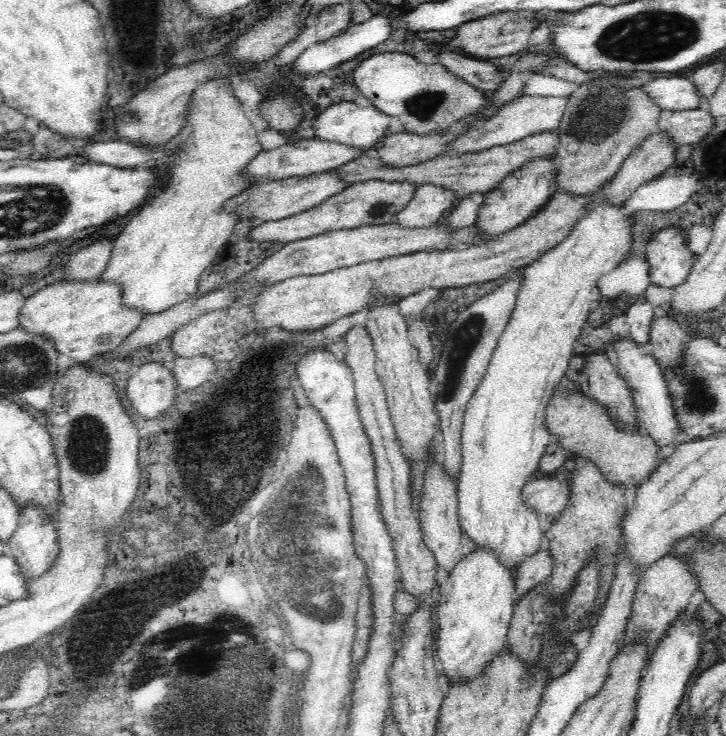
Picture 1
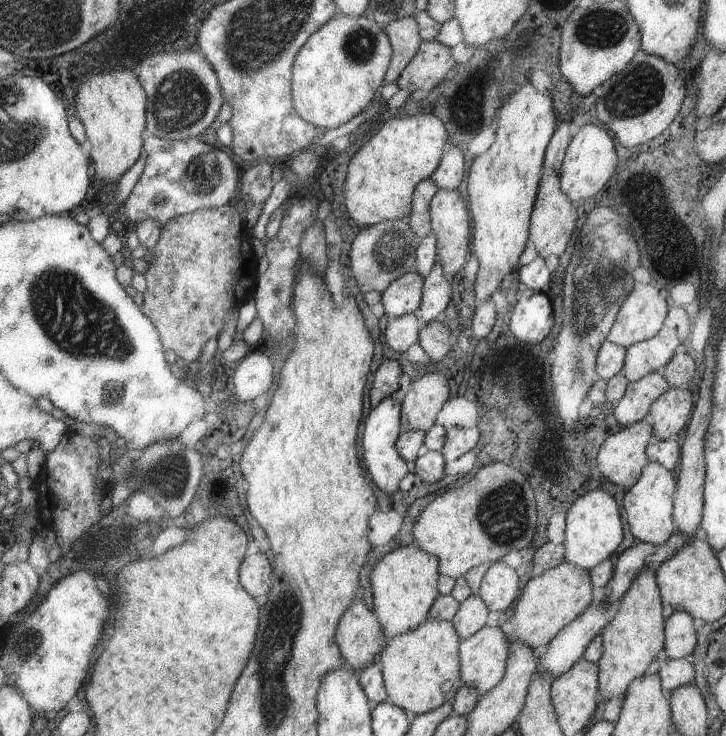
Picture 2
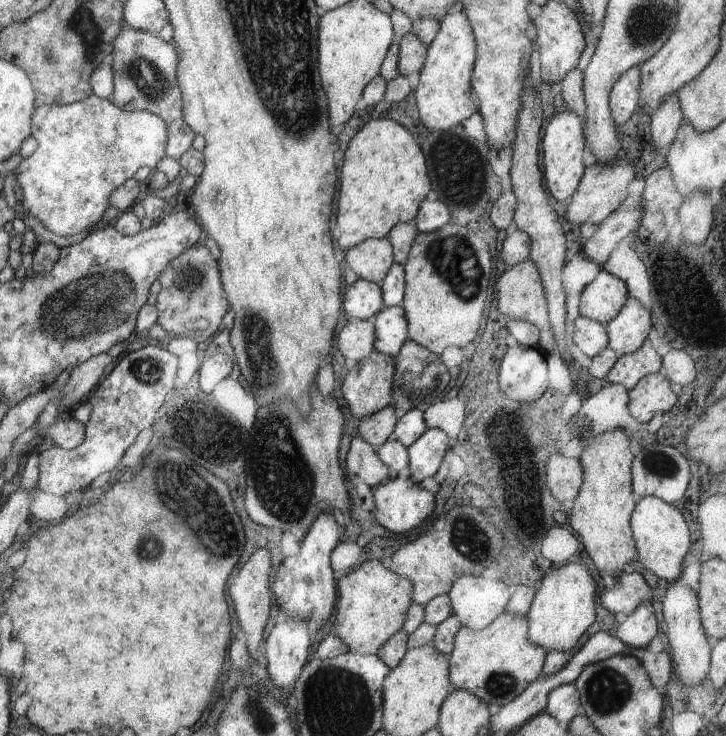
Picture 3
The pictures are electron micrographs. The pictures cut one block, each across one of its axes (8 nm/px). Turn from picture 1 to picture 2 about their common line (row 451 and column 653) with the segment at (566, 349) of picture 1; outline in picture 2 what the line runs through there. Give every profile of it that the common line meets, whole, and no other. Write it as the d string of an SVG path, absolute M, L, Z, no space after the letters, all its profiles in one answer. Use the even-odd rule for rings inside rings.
M649 462L641 472L639 482L633 488L629 488L627 494L623 496L621 506L625 512L625 520L629 522L631 534L635 540L639 540L639 544L661 546L661 544L667 544L667 540L673 534L677 534L677 526L673 526L671 522L671 510L675 510L673 492L677 492L677 484L673 476L667 472L667 468L663 468L663 464Z

